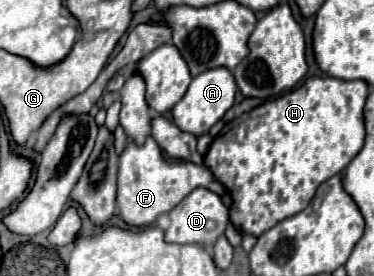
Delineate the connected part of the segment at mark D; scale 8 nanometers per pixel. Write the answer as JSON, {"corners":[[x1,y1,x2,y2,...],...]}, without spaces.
{"corners":[[199,187,199,189,191,191,169,213,169,219,171,219,171,225,165,231,167,243,197,243,201,247,209,247,223,235,223,231,229,223,229,211,227,211,227,205,221,201,221,197,217,193,213,193,211,189]]}

